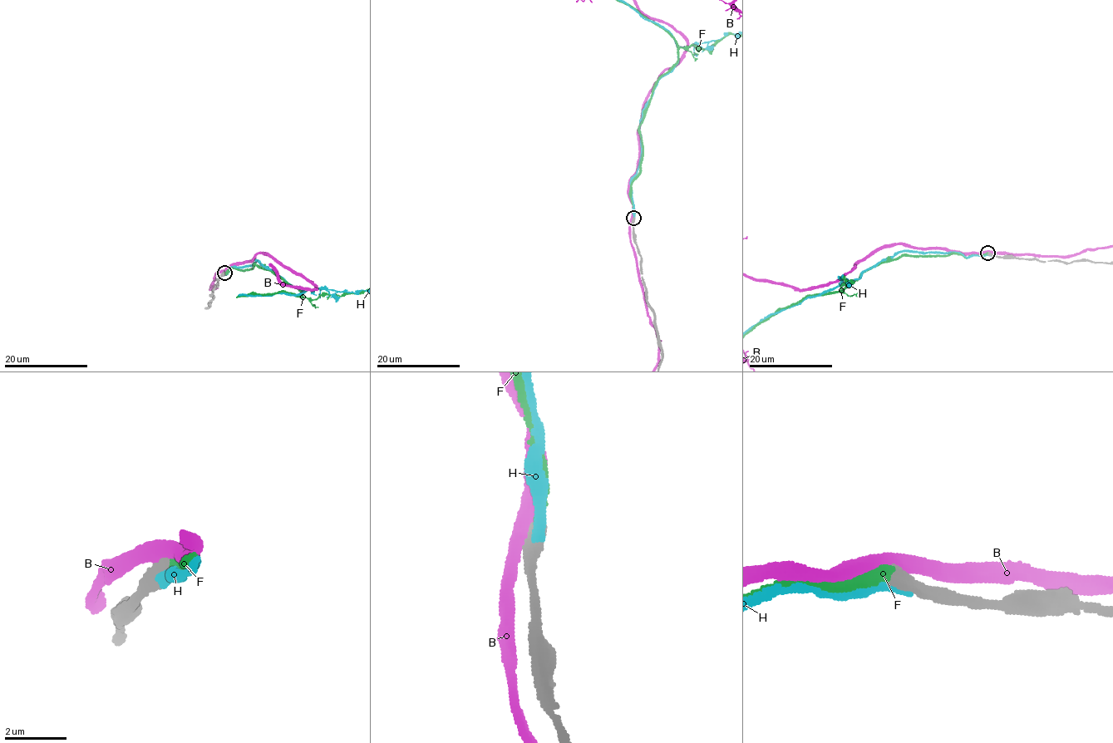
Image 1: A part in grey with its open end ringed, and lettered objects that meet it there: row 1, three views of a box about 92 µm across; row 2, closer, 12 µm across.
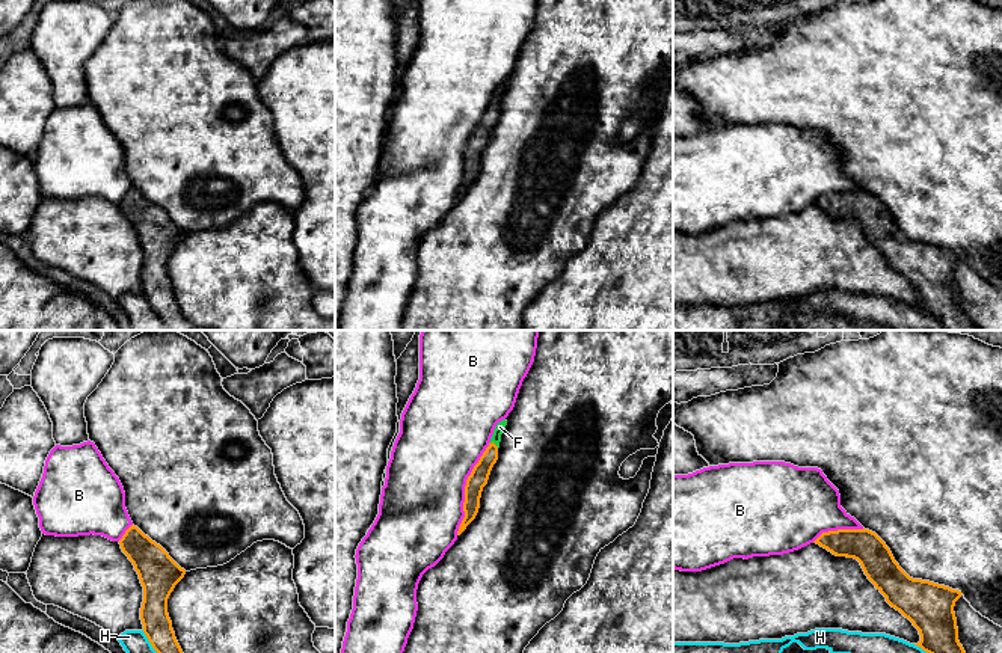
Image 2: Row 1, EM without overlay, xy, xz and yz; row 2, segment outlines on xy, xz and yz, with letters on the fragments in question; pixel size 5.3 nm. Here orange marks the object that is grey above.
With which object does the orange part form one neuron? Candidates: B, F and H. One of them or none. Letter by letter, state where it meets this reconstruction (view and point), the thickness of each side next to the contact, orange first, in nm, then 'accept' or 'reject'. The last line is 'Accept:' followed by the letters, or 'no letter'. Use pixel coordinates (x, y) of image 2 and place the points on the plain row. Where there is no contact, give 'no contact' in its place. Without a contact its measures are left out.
B: xz (465, 151) | 100/440 nm | reject
F: xz (492, 104) | 100/50 nm | accept
H: xy (153, 309) | 160/180 nm | reject
Accept: F

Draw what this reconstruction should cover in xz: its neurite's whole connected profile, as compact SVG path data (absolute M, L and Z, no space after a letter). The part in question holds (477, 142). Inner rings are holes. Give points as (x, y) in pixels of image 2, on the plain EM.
M506 81L496 86L489 109L486 110L486 113L483 115L478 125L474 128L471 137L466 142L463 164L465 179L459 189L457 198L460 198L466 192L466 189L475 181L478 175L481 154L483 149L487 146L493 127L498 122L498 110L506 87Z

